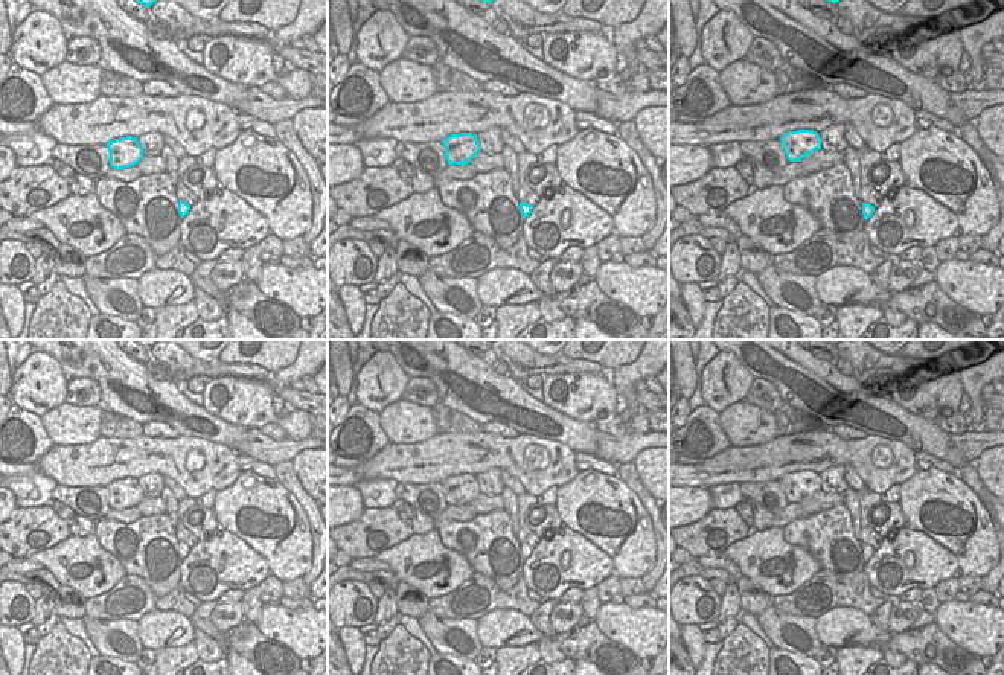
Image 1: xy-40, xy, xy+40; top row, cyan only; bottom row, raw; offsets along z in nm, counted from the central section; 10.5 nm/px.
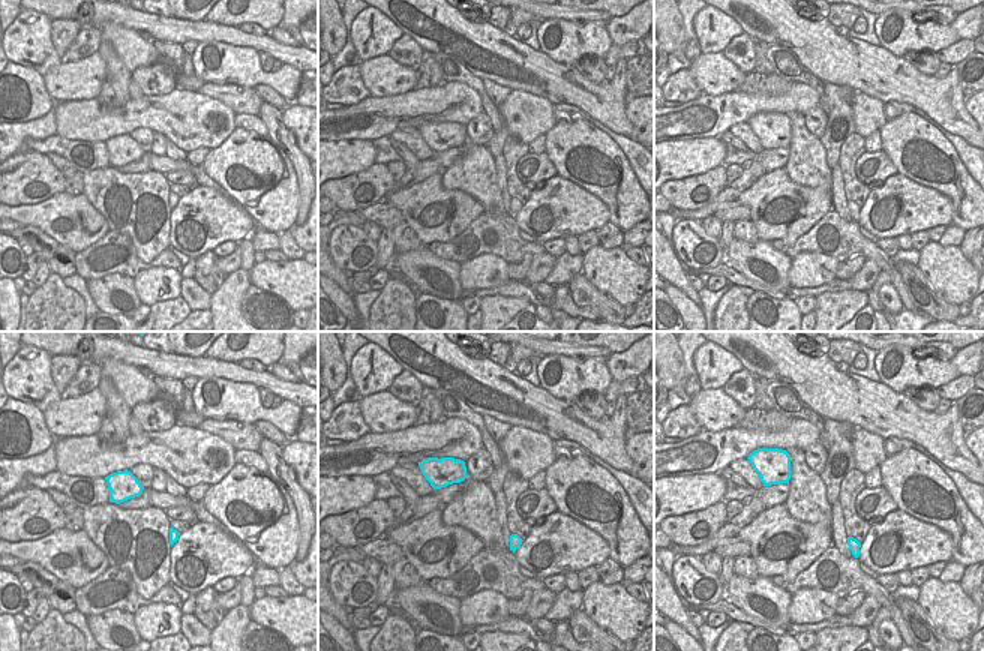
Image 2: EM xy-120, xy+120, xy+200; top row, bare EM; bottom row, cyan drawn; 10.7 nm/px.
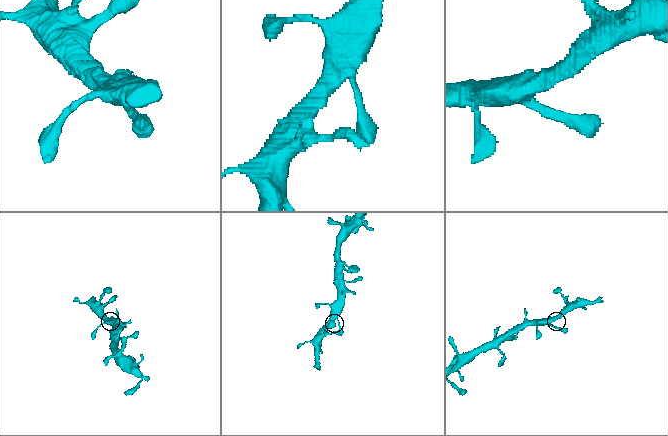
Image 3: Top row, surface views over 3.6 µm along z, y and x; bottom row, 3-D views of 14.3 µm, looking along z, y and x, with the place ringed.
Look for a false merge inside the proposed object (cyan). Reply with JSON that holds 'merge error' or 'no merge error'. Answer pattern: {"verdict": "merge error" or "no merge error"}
{"verdict": "no merge error"}

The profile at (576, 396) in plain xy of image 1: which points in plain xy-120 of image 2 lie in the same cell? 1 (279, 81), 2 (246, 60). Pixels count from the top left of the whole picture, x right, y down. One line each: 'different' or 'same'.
1: same
2: same

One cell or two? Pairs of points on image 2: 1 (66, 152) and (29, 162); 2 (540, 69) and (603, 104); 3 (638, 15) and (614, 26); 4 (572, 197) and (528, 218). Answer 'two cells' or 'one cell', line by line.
1: two cells
2: one cell
3: one cell
4: one cell

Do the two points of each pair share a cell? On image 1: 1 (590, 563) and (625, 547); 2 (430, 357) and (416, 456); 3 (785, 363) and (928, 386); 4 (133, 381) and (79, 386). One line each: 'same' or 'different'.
1: different
2: different
3: different
4: different

